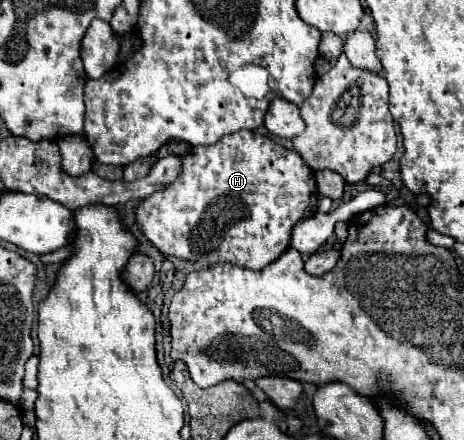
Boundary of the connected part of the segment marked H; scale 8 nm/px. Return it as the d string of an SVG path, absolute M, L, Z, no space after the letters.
M240 130L236 134L224 136L220 138L216 144L212 146L198 146L192 148L190 154L184 156L184 164L182 164L182 174L176 178L176 182L152 196L148 196L140 206L138 206L138 224L142 228L142 232L146 234L146 238L164 254L164 256L174 256L180 260L188 260L188 262L198 262L204 268L212 266L212 264L236 264L240 268L250 268L250 270L260 270L264 266L268 266L270 262L274 262L276 258L280 258L280 254L284 254L290 248L290 236L292 236L292 226L296 226L296 222L310 218L314 214L314 206L316 206L316 182L314 182L314 174L312 170L302 162L300 154L296 154L294 150L288 150L280 144L276 144L274 140L270 140L268 136L262 134L254 134L250 130Z

